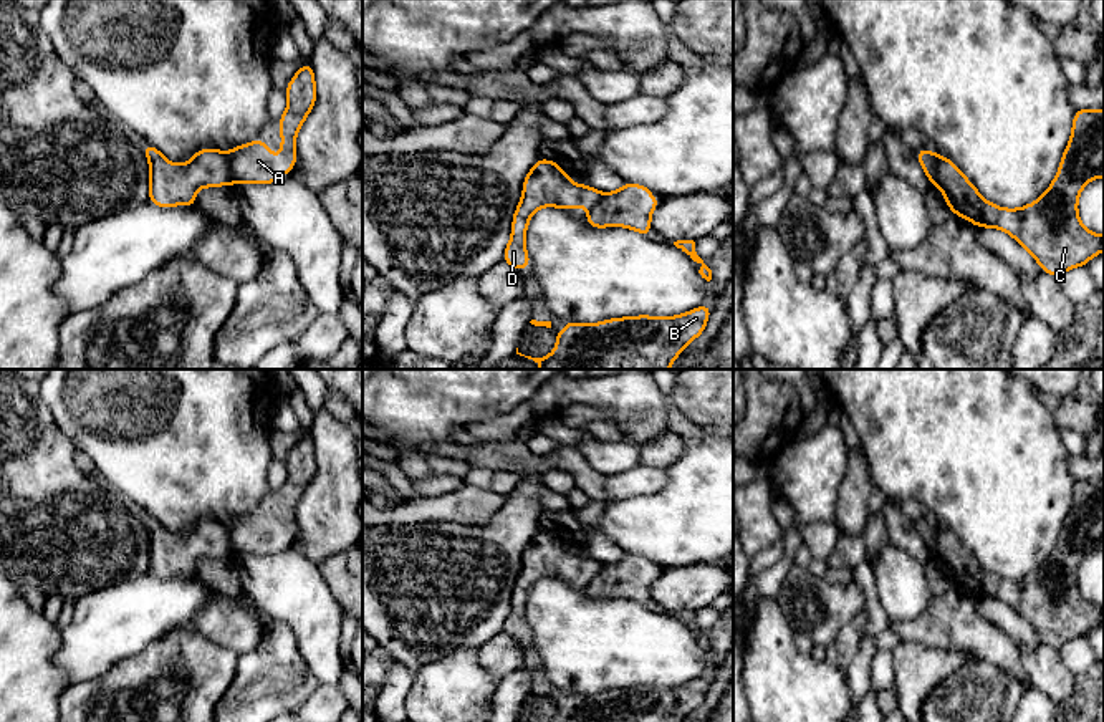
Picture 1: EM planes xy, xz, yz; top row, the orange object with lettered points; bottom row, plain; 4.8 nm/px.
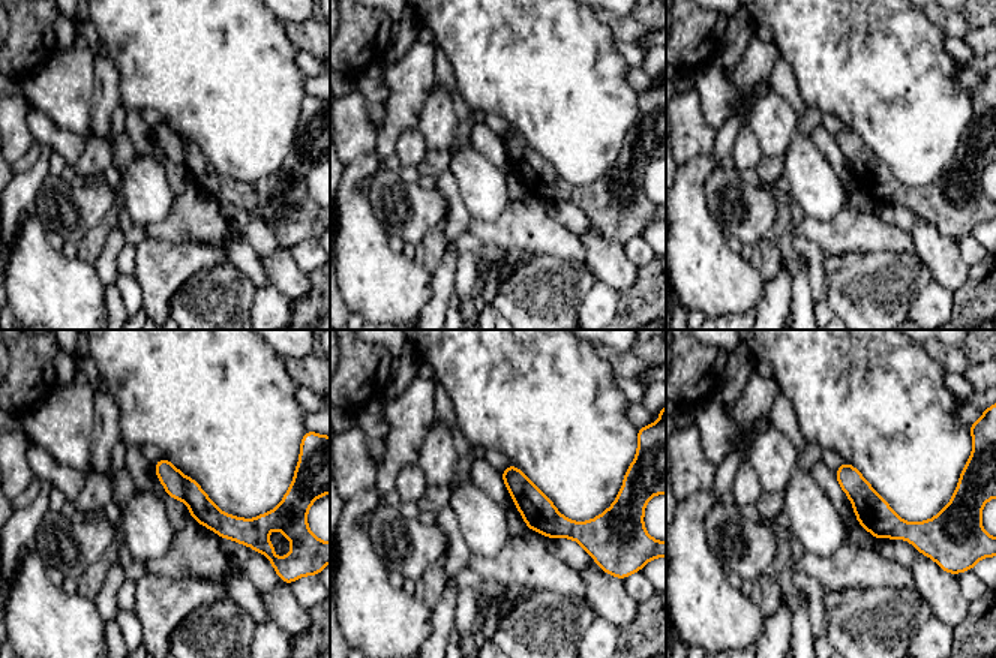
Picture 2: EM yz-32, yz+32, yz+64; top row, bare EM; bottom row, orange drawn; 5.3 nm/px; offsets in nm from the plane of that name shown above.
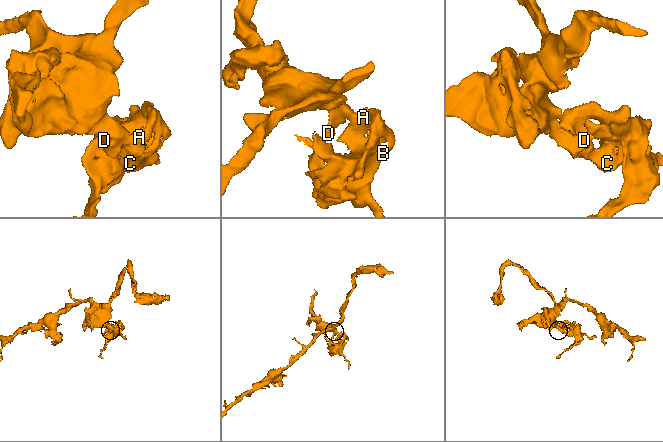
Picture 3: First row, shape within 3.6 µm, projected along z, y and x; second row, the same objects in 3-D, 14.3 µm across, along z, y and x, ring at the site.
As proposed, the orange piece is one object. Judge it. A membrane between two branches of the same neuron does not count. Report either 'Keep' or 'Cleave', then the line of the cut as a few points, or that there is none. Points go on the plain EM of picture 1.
Keep. No split

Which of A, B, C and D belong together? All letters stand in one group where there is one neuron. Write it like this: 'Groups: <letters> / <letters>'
Groups: A B C D

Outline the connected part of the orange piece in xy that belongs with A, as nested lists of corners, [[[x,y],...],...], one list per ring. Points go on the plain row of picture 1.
[[[303,434],[285,462],[288,477],[280,487],[281,523],[278,532],[273,530],[266,513],[260,510],[237,517],[228,525],[218,520],[200,520],[187,535],[169,533],[159,520],[146,513],[144,525],[151,537],[149,573],[157,578],[192,578],[195,576],[195,565],[200,558],[220,558],[227,555],[273,555],[278,553],[283,545],[290,545],[296,535],[296,505],[316,474],[314,444],[310,434]]]

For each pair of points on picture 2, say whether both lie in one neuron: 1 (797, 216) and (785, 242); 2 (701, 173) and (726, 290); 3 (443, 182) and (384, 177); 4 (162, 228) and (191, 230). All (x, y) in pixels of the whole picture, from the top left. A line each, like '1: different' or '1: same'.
1: same
2: same
3: different
4: same

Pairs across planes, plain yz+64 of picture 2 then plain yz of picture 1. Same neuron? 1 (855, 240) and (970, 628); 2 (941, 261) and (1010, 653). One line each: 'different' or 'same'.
1: same
2: different

